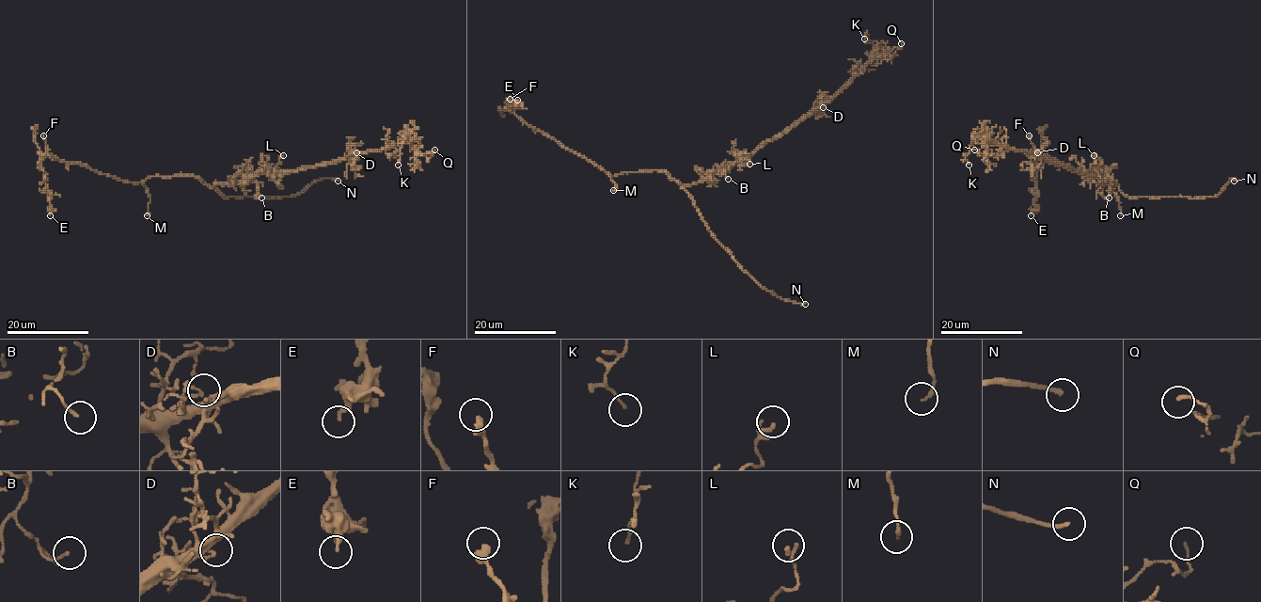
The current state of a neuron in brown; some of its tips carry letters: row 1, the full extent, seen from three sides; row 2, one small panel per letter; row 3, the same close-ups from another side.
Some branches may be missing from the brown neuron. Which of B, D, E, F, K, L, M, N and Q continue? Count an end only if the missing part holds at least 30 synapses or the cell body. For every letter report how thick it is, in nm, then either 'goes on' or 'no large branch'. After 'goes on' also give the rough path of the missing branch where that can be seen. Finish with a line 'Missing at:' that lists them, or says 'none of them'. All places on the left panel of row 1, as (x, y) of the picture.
B: 120 nm | no large branch
D: 150 nm | no large branch
E: 220 nm | no large branch
F: 300 nm | no large branch
K: 100 nm | no large branch
L: 100 nm | no large branch
M: 130 nm | no large branch
N: 200 nm | goes on | (338, 181), (358, 182)
Q: 120 nm | no large branch
Missing at: N

